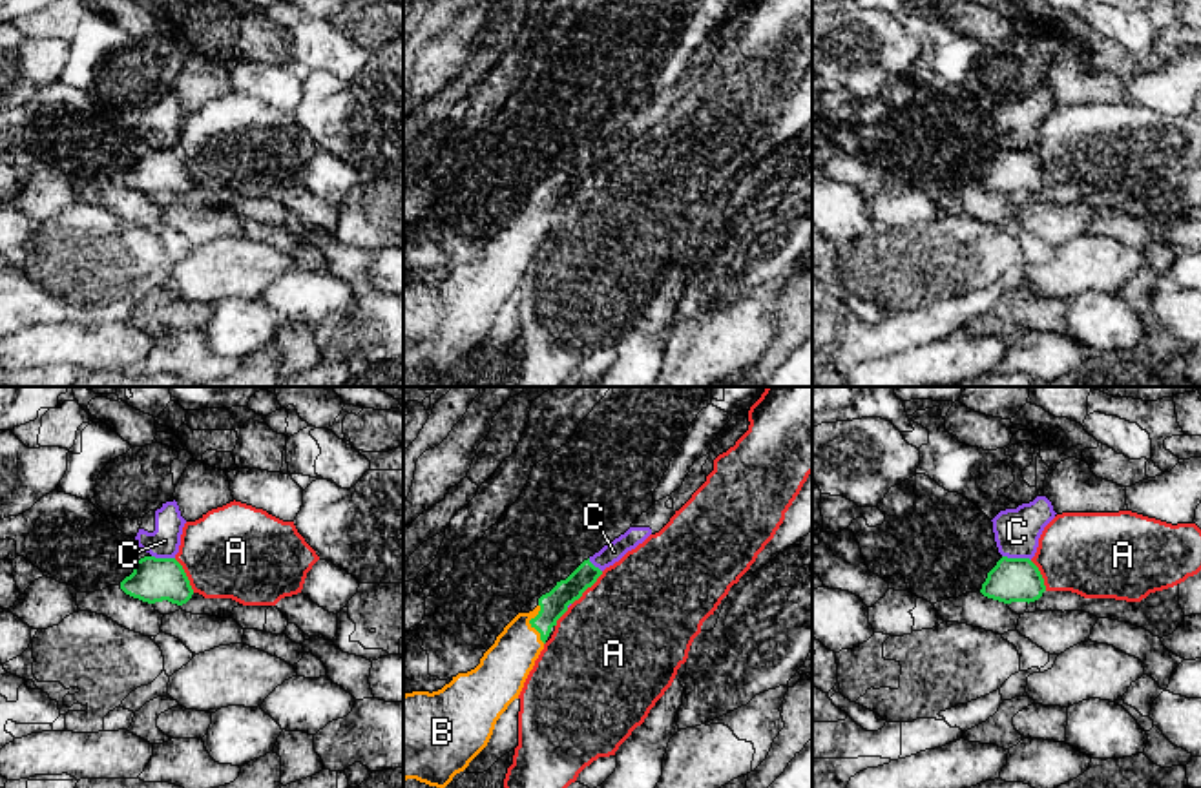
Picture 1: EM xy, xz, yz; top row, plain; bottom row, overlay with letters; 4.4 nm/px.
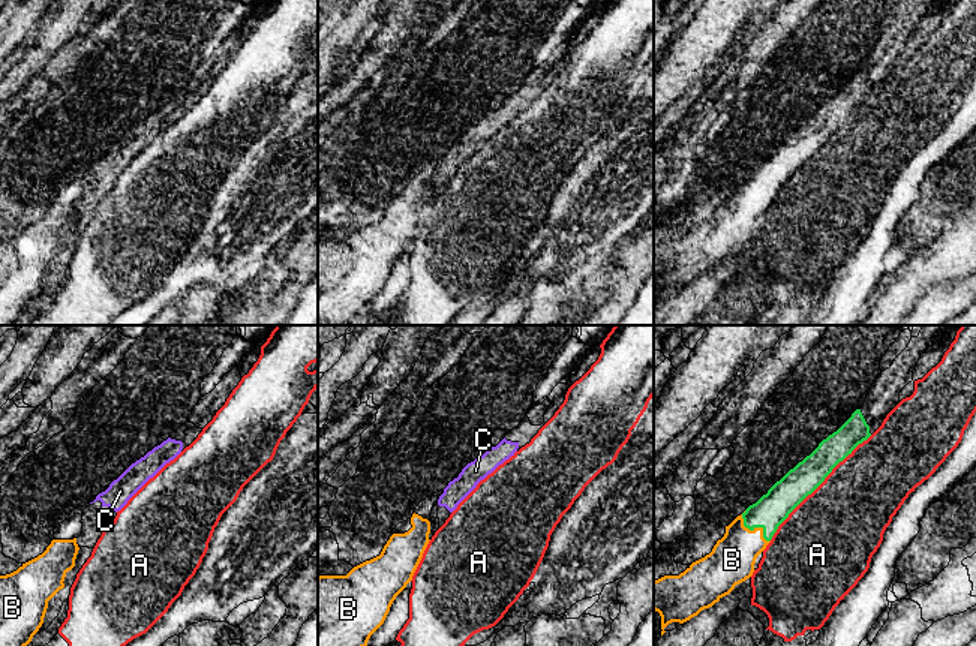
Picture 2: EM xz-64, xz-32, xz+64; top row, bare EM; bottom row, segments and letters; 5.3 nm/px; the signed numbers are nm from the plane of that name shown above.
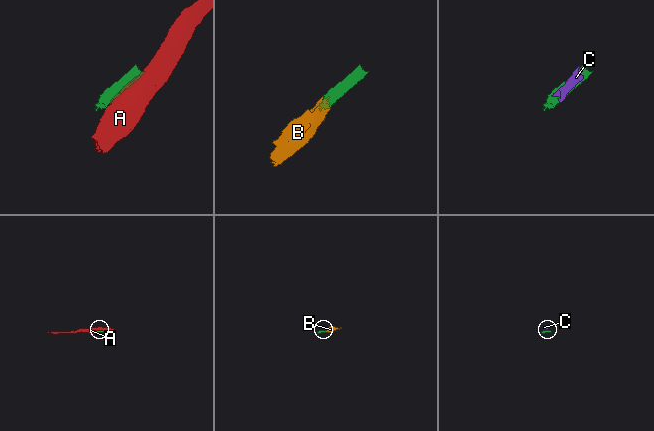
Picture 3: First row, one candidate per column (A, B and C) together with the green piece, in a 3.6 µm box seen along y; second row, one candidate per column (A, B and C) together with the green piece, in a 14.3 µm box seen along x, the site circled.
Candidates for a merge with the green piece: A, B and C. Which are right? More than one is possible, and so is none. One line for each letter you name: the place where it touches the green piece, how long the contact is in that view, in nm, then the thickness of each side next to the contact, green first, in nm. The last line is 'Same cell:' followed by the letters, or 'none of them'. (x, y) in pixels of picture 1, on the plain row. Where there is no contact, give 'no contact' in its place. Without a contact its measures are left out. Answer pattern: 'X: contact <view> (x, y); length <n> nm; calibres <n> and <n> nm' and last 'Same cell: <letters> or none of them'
B: contact xz (530, 214); length 180 nm; calibres 120 and 220 nm
Same cell: B

